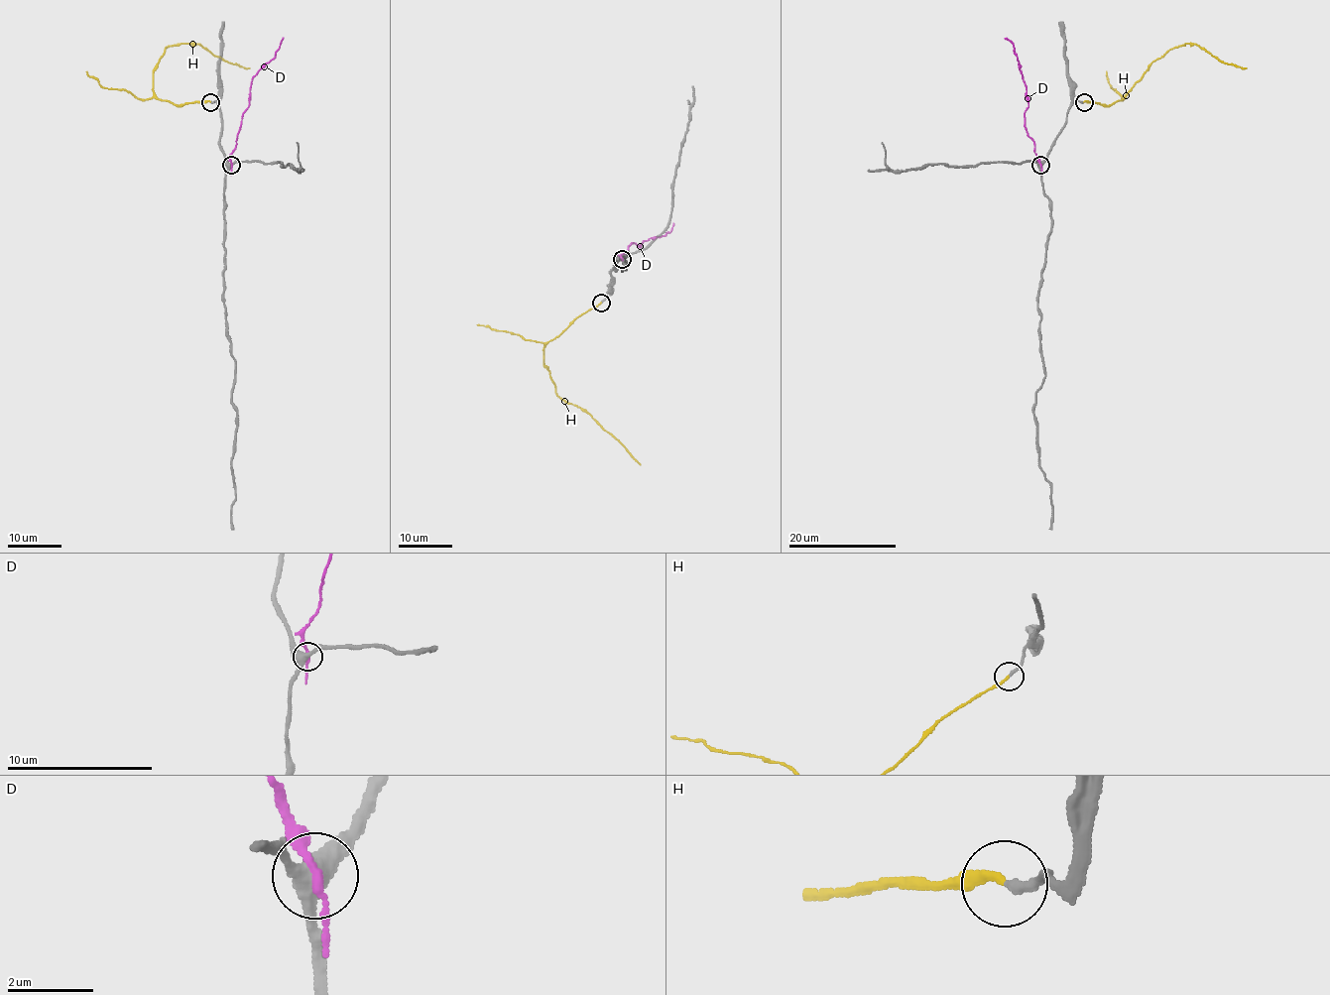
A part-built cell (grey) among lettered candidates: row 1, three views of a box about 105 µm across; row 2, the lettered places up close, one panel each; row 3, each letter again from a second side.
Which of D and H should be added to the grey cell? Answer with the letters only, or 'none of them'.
H

